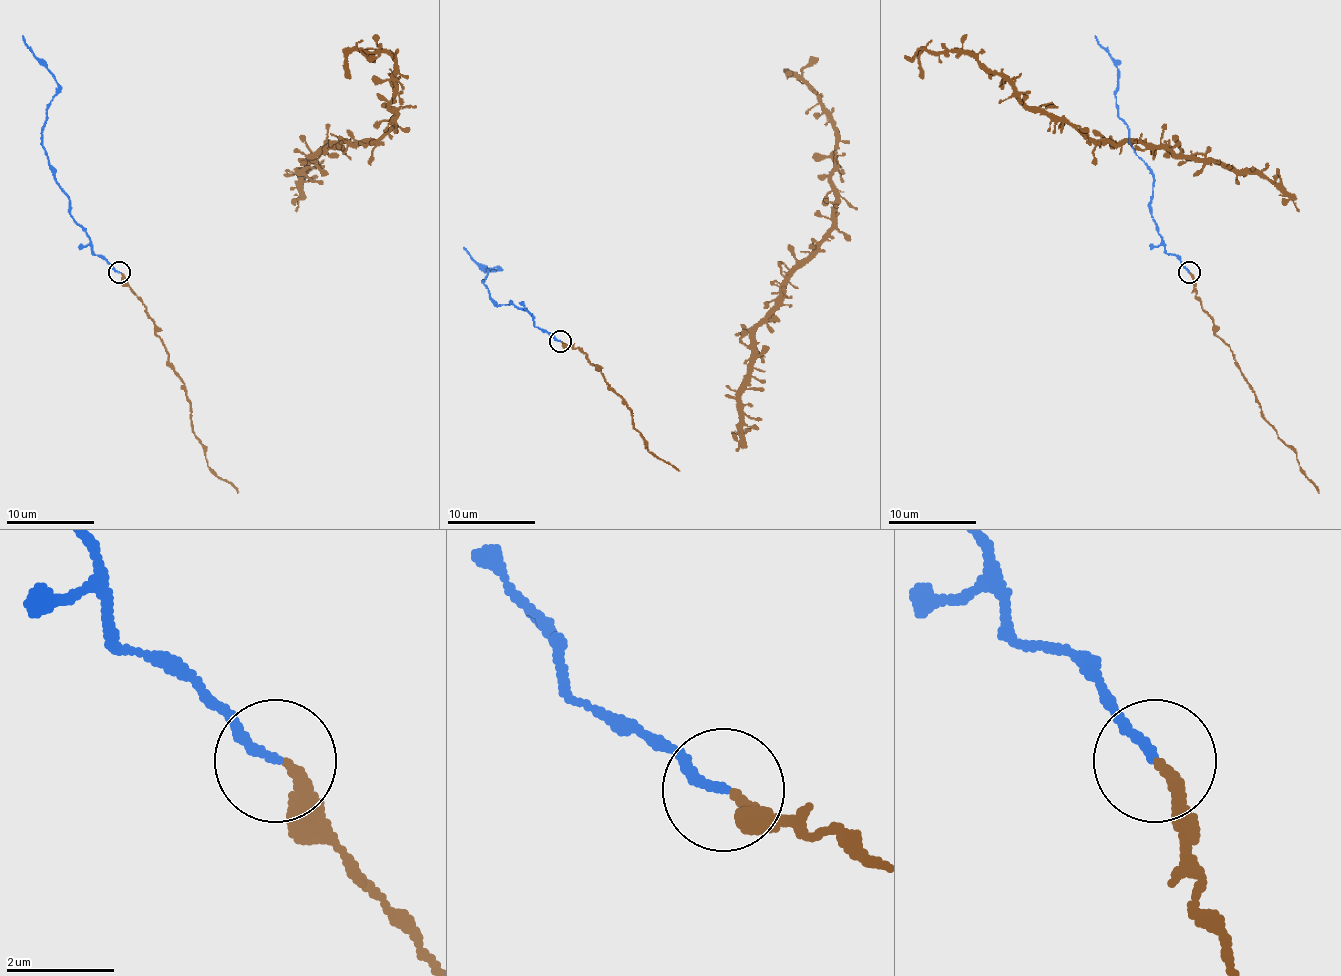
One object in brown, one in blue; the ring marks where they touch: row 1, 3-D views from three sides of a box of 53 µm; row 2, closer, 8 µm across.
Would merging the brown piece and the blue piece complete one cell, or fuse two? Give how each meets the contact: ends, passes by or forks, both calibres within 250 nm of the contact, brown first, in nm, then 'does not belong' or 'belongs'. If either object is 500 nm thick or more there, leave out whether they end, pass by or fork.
brown ends; blue ends; calibres 240 and 170 nm; belongs

